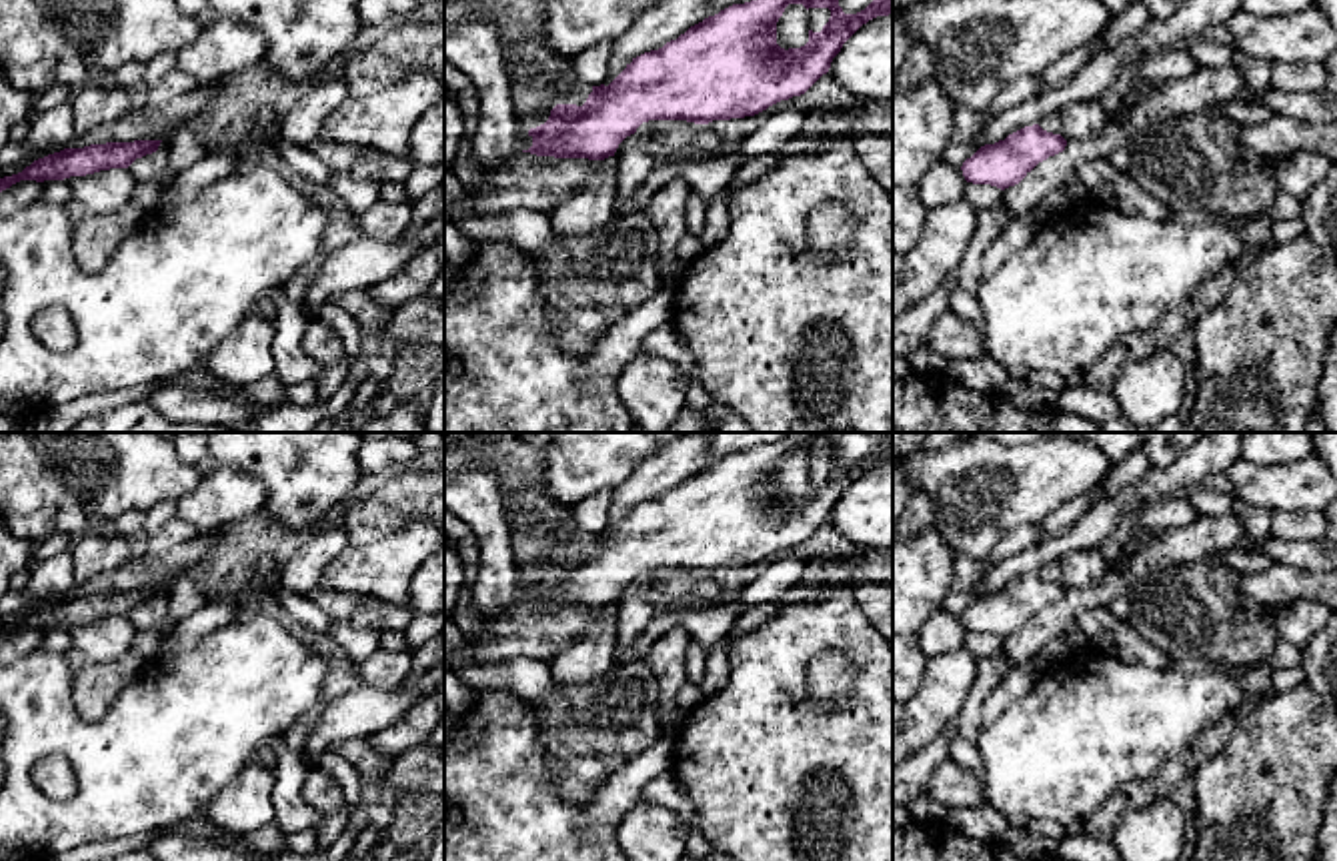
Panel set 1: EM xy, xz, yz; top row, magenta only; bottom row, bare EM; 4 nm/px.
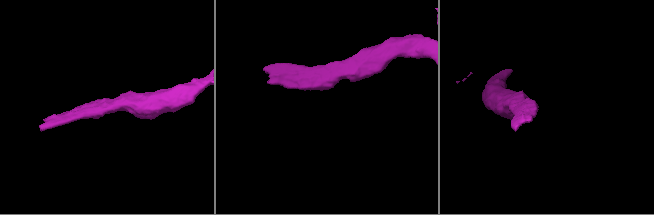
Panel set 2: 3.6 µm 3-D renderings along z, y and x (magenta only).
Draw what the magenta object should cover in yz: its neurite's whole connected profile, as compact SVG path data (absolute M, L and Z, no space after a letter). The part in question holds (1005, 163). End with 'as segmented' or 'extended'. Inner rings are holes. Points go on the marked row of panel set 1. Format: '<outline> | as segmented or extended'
M1039 124L1025 126L1005 140L981 146L961 166L967 182L991 184L1001 190L1019 184L1039 162L1063 152L1067 140L1043 130Z | as segmented

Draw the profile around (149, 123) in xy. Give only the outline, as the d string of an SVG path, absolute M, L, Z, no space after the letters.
M216 82L198 84L186 96L174 98L160 108L146 106L128 110L124 116L104 122L86 136L74 134L64 148L84 148L106 142L164 140L164 134L170 128L200 114L214 90Z

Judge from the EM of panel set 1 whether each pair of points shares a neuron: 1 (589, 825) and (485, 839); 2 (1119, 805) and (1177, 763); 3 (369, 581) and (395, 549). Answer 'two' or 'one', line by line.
1: one
2: one
3: one

